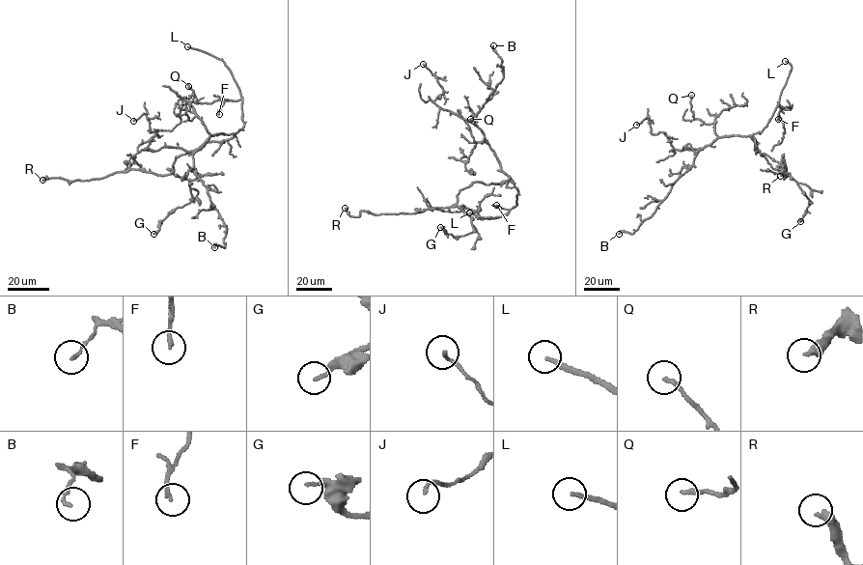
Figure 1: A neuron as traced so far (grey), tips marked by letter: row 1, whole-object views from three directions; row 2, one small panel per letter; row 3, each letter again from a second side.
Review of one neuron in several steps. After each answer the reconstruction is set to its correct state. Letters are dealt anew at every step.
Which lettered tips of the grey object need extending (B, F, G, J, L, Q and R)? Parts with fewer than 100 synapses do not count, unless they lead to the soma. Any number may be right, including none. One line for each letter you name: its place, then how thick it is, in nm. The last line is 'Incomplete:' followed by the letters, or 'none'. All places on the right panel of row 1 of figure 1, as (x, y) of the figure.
L: place (785, 61); calibre 170 nm
R: place (780, 176); calibre 360 nm
Incomplete: L, R

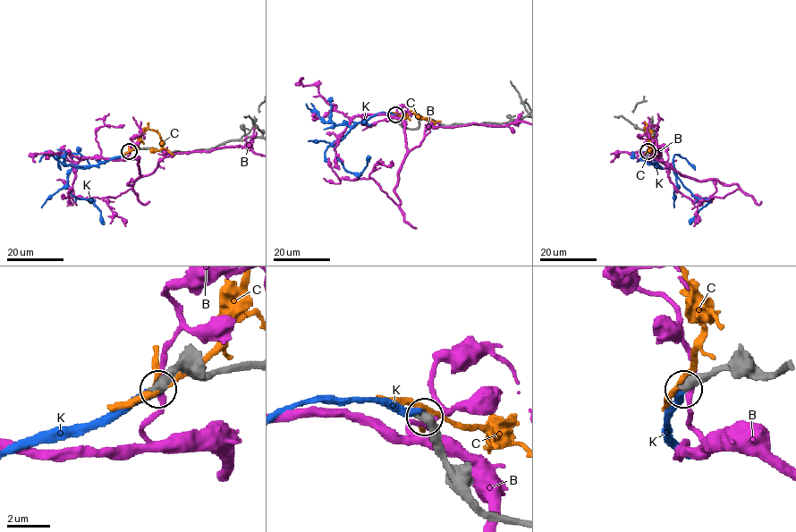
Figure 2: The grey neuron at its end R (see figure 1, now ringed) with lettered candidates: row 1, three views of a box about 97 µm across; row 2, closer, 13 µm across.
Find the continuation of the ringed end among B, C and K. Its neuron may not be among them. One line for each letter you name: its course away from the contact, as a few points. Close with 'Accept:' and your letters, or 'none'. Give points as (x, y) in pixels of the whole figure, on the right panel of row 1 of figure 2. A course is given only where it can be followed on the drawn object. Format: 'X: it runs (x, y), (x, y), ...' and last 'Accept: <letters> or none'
K: it runs (647, 151), (647, 159), (656, 165), (673, 167), (691, 194), (707, 201), (690, 224)
Accept: K

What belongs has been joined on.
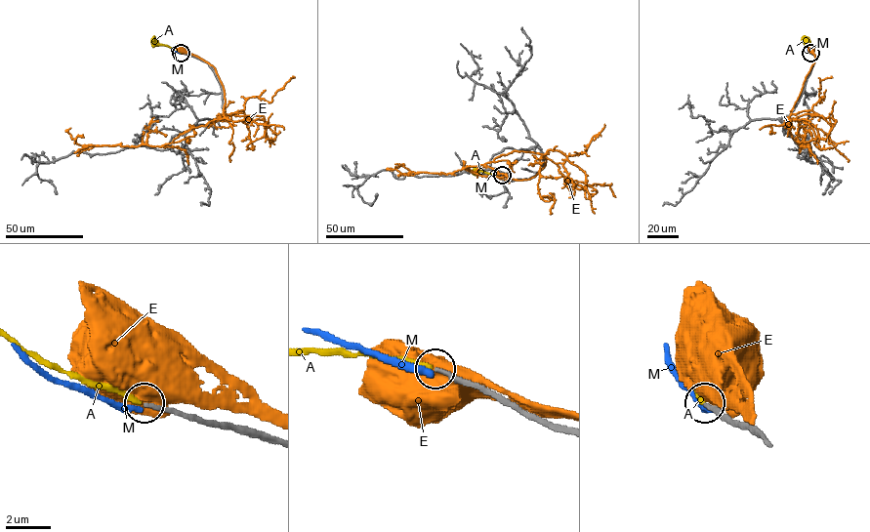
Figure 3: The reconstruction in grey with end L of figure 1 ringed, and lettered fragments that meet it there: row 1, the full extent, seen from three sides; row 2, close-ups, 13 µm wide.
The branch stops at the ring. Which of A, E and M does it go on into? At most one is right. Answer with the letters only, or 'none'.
A

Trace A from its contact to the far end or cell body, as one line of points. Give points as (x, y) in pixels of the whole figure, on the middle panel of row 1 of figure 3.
A: (502, 175), (476, 173)

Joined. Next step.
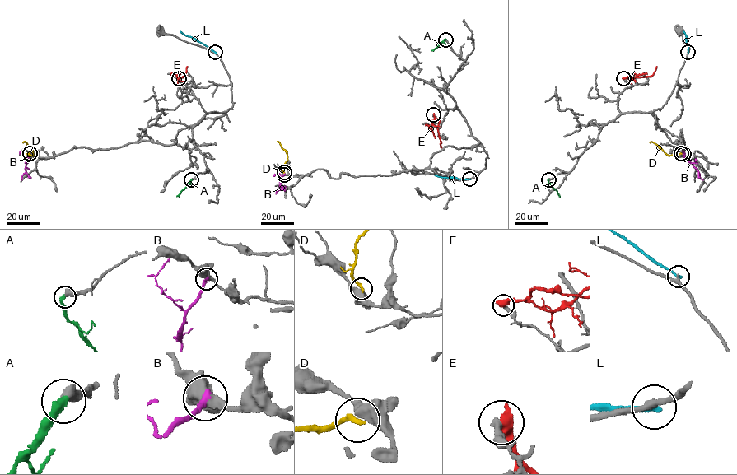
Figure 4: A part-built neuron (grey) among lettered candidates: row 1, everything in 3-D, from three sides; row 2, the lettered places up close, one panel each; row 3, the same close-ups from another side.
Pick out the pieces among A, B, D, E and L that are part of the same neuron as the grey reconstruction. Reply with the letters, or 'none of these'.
A

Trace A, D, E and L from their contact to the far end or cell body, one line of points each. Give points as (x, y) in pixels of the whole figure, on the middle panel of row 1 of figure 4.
A: (445, 39), (431, 50)
D: (283, 172), (286, 152), (277, 141)
E: (433, 114), (438, 119), (441, 147)
L: (469, 179), (435, 174)

